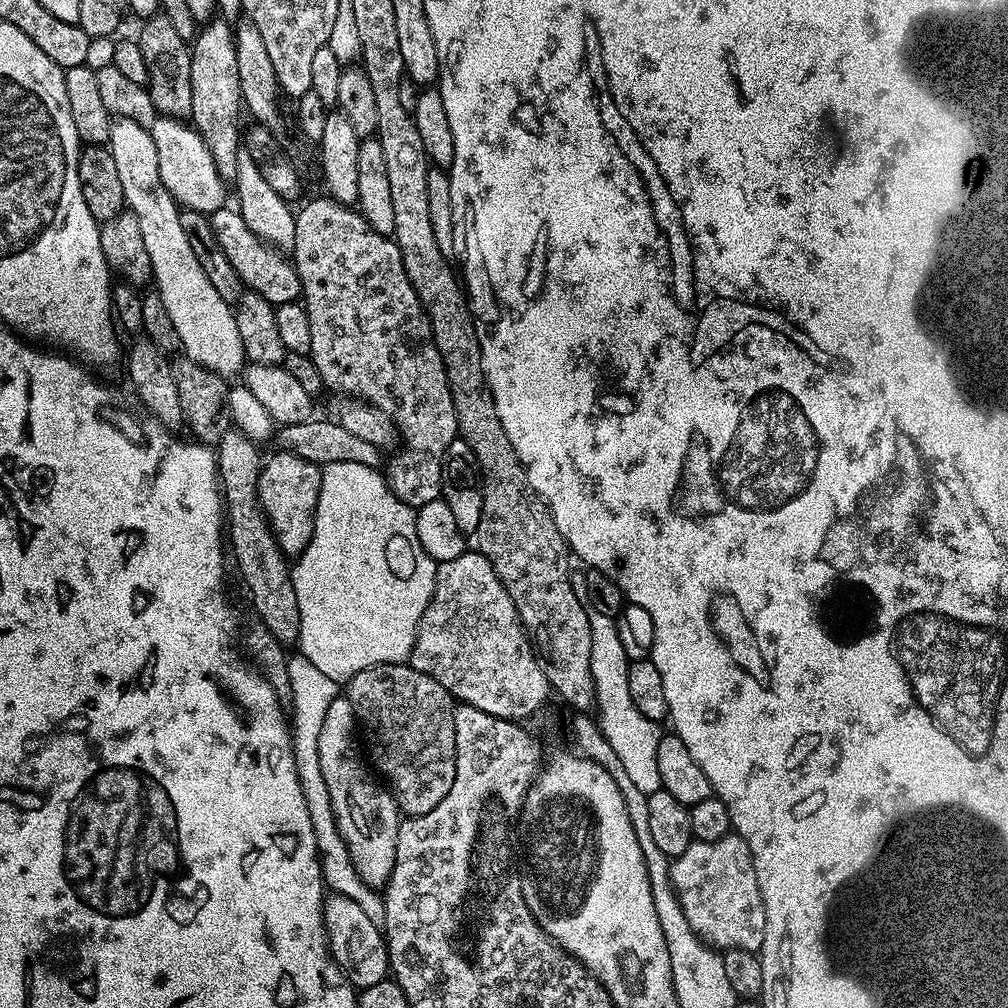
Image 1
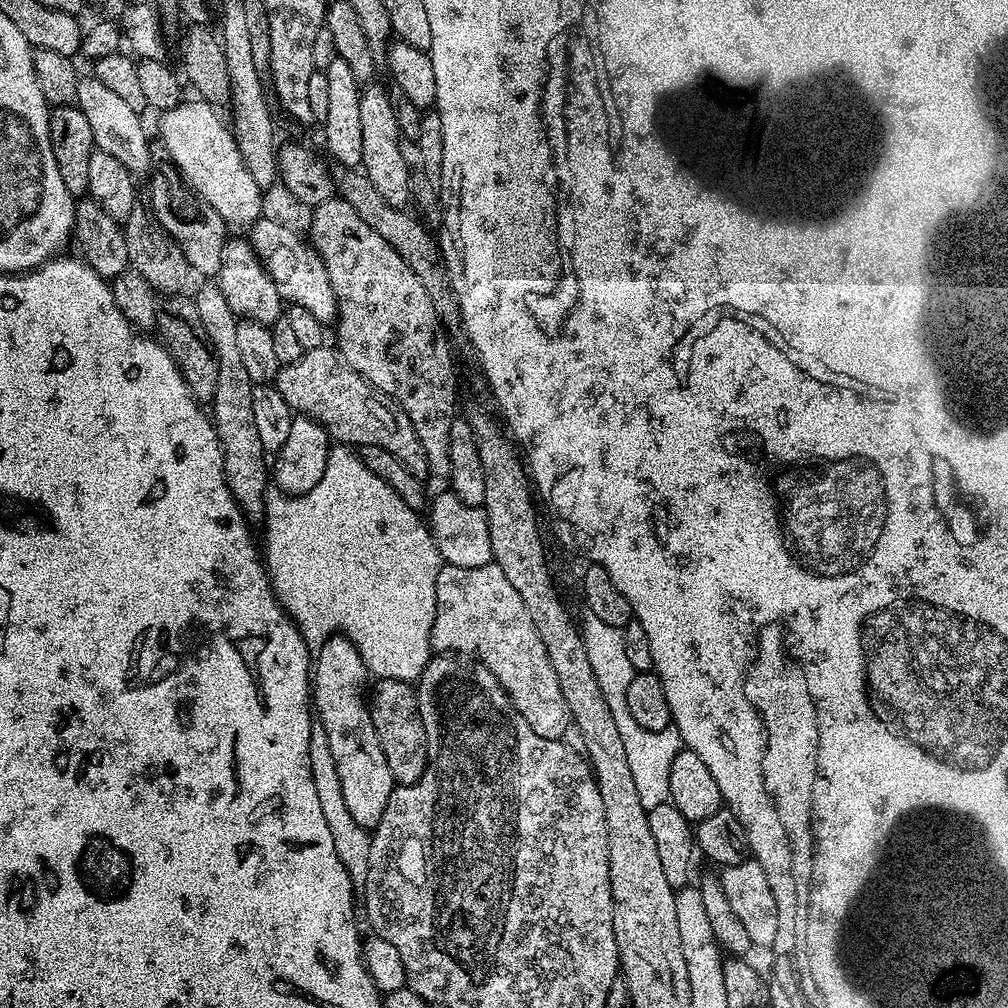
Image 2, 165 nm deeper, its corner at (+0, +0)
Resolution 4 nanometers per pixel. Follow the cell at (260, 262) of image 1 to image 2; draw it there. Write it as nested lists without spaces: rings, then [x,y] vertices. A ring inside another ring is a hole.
[[[261,218],[251,225],[250,239],[252,249],[258,254],[258,258],[262,262],[262,266],[270,274],[272,281],[278,286],[278,294],[285,305],[297,304],[306,310],[310,310],[310,314],[314,314],[314,318],[318,318],[318,322],[322,322],[326,326],[332,326],[336,323],[336,299],[334,298],[334,286],[330,286],[330,278],[326,274],[326,266],[322,262],[322,258],[307,243],[300,241],[300,236],[292,228],[287,228],[280,220],[267,220]]]

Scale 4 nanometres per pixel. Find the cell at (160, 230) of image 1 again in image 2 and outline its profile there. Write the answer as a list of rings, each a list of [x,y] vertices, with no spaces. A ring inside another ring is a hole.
[[[85,75],[78,82],[78,90],[76,91],[75,107],[81,108],[86,114],[86,122],[90,122],[90,134],[94,134],[94,145],[99,151],[111,154],[114,158],[118,158],[118,162],[122,162],[122,166],[126,166],[126,170],[132,172],[133,177],[147,177],[153,171],[152,165],[152,148],[148,145],[148,132],[144,129],[141,113],[136,112],[123,100],[119,94],[114,94],[107,86],[102,86],[102,82],[98,82],[95,75]]]

